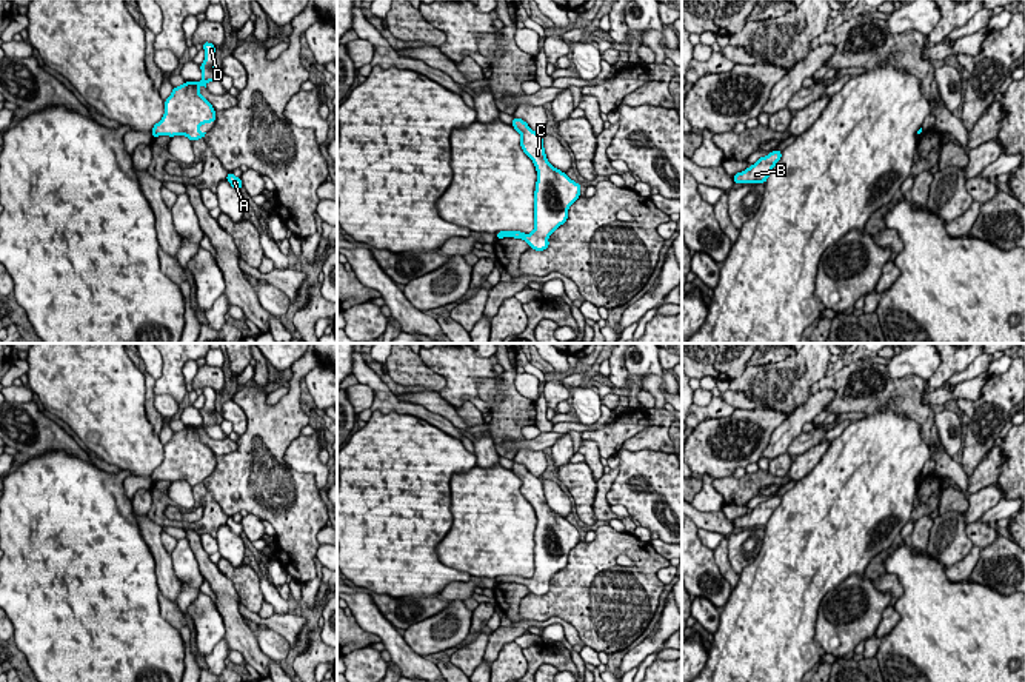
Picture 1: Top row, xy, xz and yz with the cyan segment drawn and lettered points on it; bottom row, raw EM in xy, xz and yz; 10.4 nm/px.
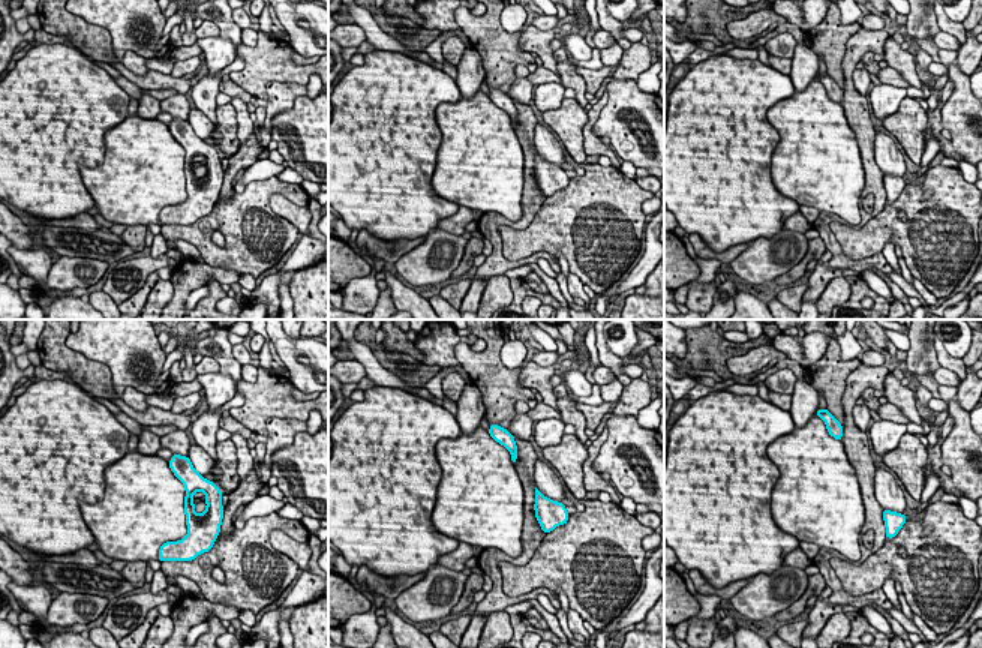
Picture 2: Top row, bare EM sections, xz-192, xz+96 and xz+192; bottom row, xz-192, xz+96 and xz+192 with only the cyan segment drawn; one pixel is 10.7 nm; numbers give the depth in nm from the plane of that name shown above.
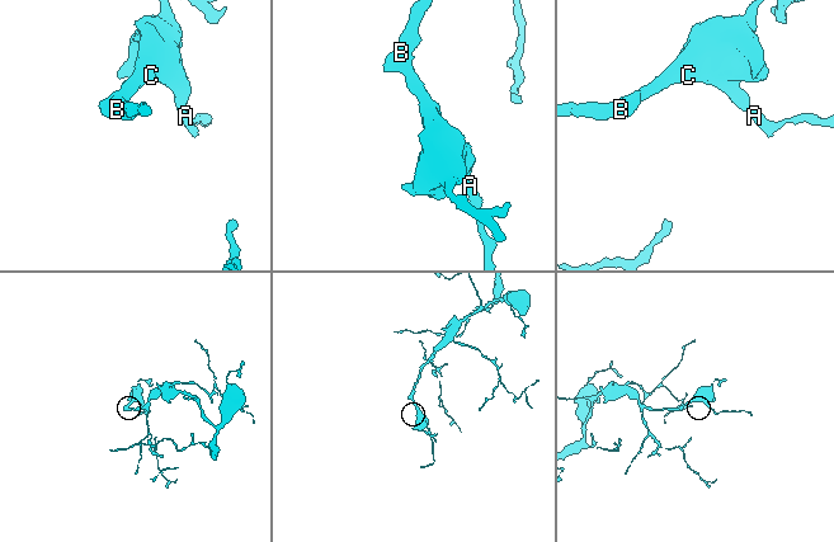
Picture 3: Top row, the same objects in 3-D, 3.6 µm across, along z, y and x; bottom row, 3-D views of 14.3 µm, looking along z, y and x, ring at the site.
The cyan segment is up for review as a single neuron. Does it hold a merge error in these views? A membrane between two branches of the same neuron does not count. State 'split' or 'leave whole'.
leave whole

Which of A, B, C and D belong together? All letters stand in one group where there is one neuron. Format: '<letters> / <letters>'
A B C D

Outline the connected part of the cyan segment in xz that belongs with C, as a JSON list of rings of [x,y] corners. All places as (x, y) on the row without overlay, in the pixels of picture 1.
[[[516,462],[512,473],[520,479],[520,493],[533,505],[537,516],[534,574],[531,579],[500,576],[496,582],[522,583],[531,594],[545,596],[549,591],[548,582],[566,567],[569,551],[580,542],[580,528],[548,506],[540,477],[533,476],[526,466]]]

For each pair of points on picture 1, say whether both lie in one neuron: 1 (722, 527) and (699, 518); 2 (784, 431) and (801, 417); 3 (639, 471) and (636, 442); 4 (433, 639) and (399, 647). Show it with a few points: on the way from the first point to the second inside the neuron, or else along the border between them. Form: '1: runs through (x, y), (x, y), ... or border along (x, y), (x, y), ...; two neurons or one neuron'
1: runs through (716, 522), (705, 521); one neuron
2: runs through (788, 428), (796, 421); one neuron
3: border along (622, 448), (661, 450), (665, 453); two neurons
4: border along (402, 636), (422, 656); two neurons

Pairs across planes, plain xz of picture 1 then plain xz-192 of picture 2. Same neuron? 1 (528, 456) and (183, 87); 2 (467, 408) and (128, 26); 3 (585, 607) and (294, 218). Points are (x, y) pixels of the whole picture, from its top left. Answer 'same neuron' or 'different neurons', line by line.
1: different neurons
2: different neurons
3: different neurons

